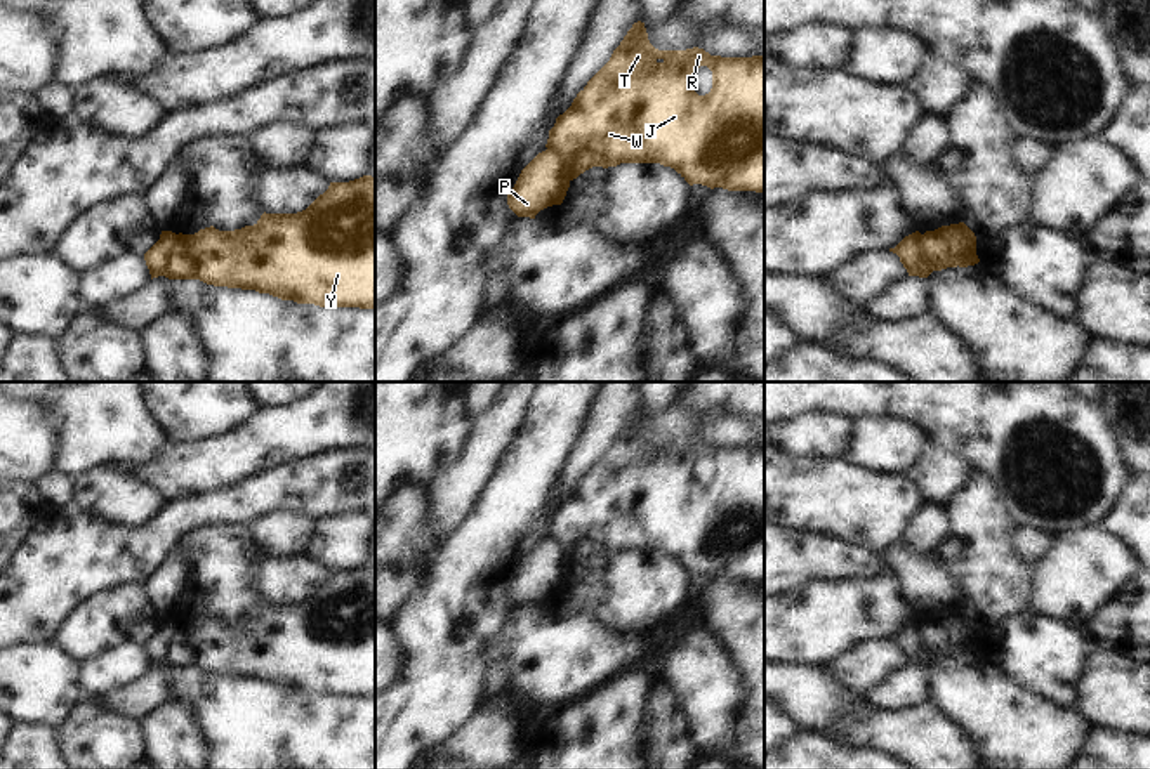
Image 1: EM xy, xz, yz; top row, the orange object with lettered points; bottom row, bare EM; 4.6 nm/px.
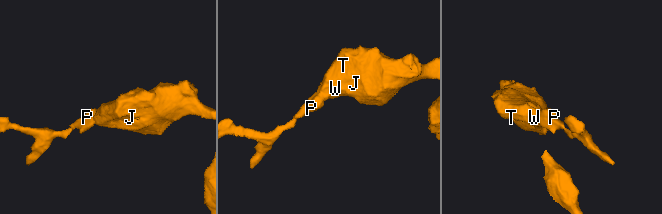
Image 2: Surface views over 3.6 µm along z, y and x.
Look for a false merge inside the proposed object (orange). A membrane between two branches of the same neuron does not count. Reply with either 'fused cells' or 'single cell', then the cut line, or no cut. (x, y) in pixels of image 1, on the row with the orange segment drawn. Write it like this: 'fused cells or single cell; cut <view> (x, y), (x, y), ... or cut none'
fused cells; cut xy (176, 235), (162, 275)

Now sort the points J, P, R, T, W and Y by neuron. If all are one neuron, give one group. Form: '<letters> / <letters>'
J R T W Y / P

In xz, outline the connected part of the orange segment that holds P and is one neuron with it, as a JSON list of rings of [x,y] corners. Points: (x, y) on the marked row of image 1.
[[[545,149],[521,170],[507,205],[518,217],[535,219],[540,210],[563,203],[570,181],[559,156]]]

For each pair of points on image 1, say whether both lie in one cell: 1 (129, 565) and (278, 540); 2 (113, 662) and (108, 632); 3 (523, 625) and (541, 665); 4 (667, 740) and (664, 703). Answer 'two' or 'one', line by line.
1: two
2: two
3: one
4: one

